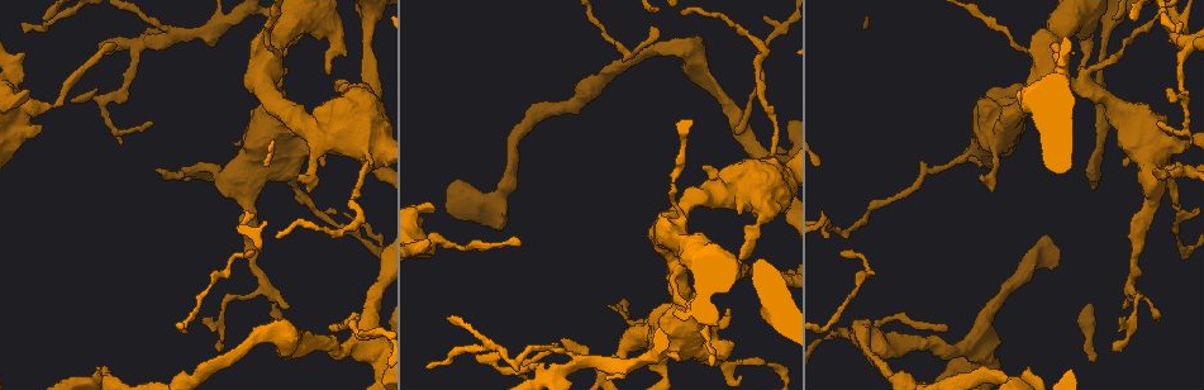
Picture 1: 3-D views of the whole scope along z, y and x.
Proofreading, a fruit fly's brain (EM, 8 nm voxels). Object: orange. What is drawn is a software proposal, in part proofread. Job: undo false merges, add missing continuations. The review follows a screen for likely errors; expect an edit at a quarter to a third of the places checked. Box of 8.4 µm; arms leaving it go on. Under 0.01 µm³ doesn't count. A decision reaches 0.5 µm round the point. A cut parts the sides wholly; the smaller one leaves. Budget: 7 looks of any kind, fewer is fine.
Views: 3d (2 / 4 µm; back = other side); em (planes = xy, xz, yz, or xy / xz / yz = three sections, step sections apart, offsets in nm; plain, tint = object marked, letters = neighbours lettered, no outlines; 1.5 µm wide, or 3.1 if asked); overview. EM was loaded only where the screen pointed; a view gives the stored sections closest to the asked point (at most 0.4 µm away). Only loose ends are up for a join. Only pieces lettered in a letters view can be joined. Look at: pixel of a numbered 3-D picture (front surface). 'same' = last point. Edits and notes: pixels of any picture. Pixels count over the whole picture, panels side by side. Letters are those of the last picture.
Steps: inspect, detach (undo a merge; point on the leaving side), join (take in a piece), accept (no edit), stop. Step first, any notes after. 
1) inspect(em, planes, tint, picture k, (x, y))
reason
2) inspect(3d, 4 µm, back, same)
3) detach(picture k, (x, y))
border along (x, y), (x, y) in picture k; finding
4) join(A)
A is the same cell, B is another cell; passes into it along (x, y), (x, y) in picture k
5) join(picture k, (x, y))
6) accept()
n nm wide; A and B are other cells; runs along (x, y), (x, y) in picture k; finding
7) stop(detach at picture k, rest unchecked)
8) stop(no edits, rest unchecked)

inspect(em, planes, tint, picture 1, (325, 165))
an open end

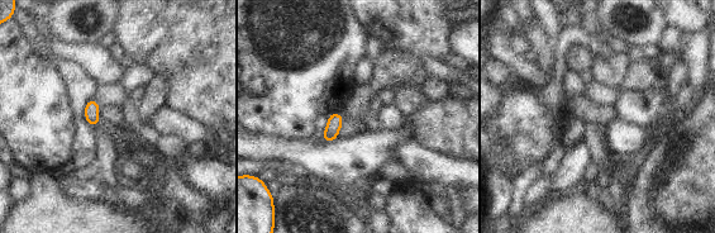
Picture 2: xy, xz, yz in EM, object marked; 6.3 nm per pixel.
inspect(em, planes, letters, same)
what lies round it

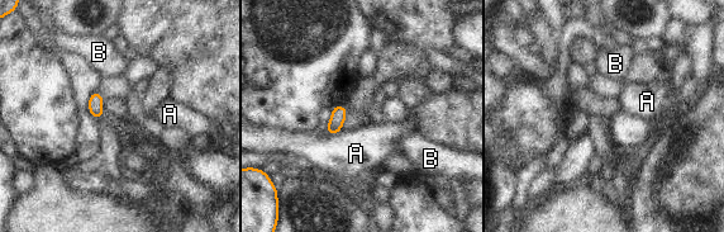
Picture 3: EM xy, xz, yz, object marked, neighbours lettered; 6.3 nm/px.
accept()
A and B are other cells; border along (341, 131), (333, 135), (325, 133) in picture 3; none of them fits

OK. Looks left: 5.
inspect(3d, 4 µm, picture 1, (365, 241))
thin neck

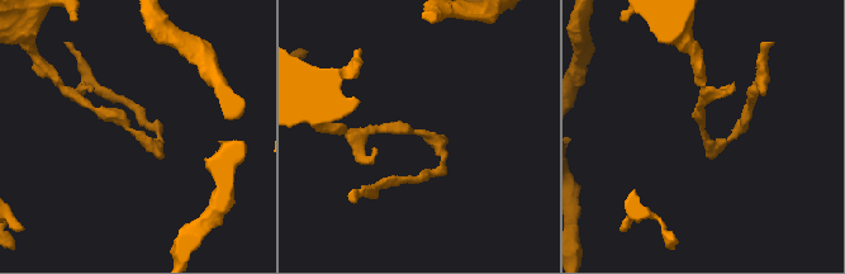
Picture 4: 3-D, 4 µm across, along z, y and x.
inspect(em, planes, letters, picture 4, (420, 130))

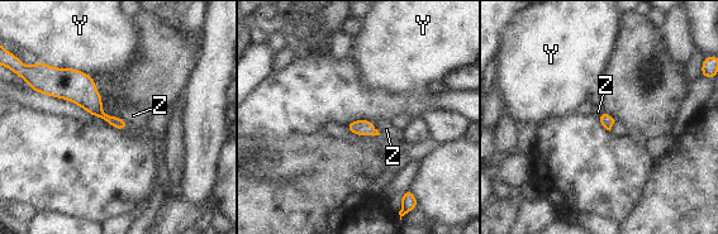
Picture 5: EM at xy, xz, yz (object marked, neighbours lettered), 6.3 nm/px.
accept()
80 nm wide; Y and Z are other cells; runs along (51, 82), (124, 124) in picture 5; all the same neuron

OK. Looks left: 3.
inspect(3d, 2 µm, picture 1, (691, 299))
an open end

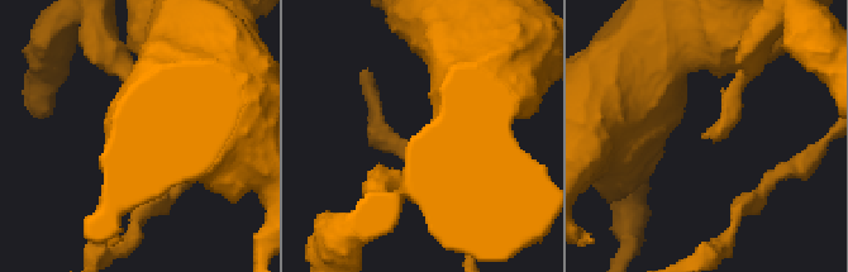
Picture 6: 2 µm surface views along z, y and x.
inspect(em, planes, letters, picture 6, (705, 138))

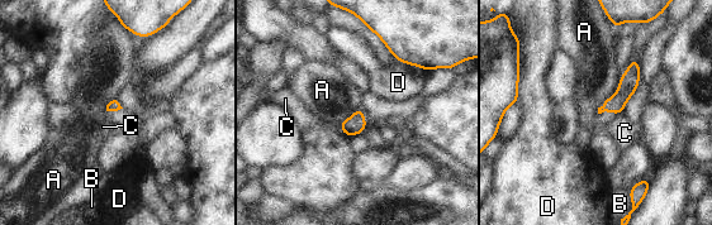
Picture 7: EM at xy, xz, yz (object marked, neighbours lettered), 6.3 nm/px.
accept()
A, B, C and D are other cells; runs along (634, 62), (626, 90), (603, 108) in picture 7; no lettered piece goes on from it

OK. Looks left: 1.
stop(no edits, rest unchecked)

